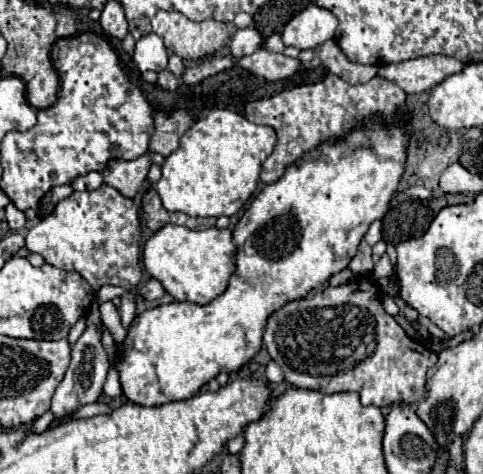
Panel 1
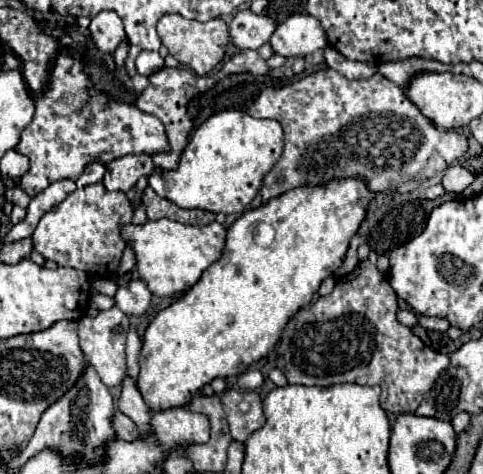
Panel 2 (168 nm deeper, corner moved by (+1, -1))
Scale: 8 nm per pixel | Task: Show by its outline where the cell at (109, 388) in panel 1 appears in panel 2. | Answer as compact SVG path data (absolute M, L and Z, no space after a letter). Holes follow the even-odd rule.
M115 305L107 311L99 311L95 317L81 317L77 321L79 325L79 339L81 339L81 349L87 357L87 361L93 365L97 375L107 387L117 387L121 385L125 377L125 339L127 339L127 329L129 329L129 317L119 311Z

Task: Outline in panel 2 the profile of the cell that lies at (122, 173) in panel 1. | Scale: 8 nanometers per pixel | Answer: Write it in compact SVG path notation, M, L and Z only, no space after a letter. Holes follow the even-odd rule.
M125 155L107 163L107 171L103 177L103 185L109 191L123 191L135 187L139 177L147 177L155 171L155 163L151 155Z

